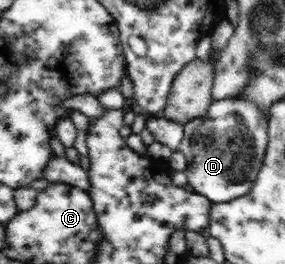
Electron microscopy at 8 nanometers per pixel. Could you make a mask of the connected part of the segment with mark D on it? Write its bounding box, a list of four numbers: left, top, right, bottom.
[179,98,268,204]

